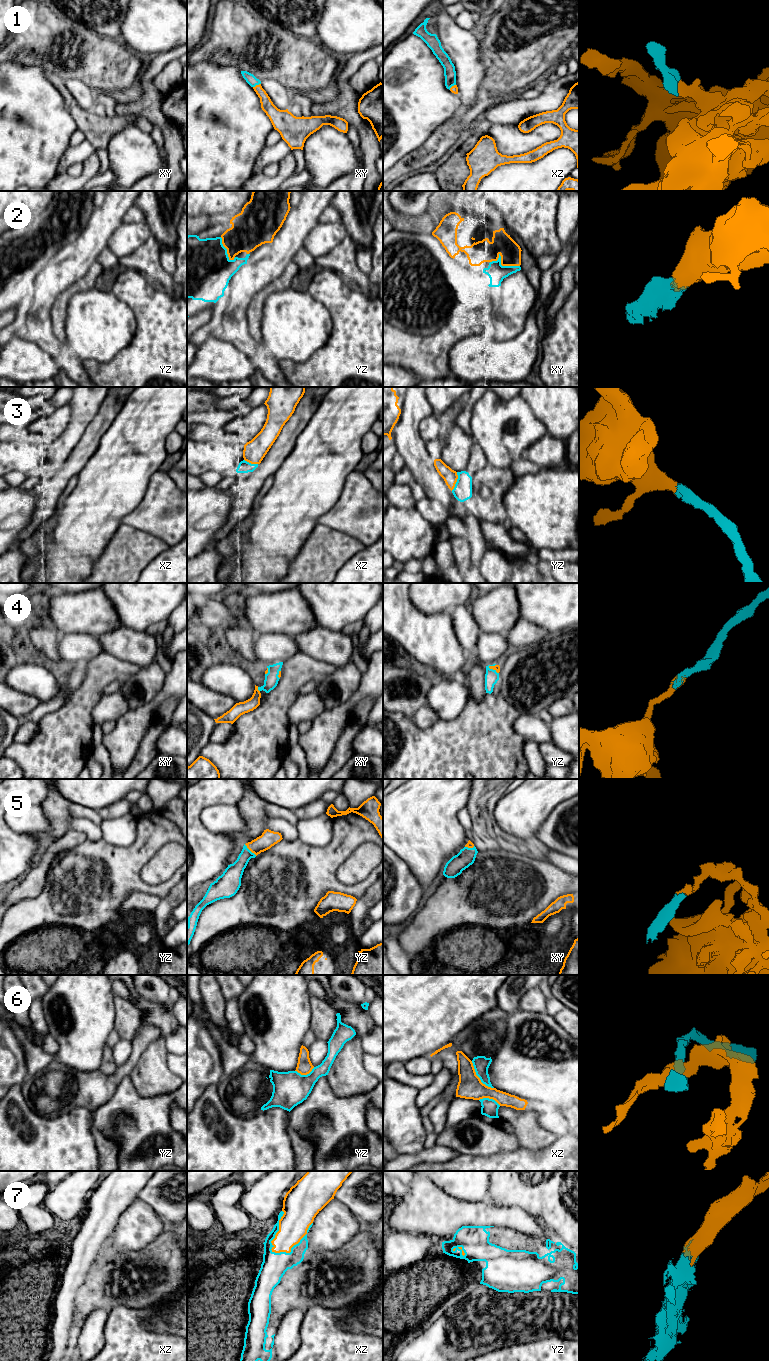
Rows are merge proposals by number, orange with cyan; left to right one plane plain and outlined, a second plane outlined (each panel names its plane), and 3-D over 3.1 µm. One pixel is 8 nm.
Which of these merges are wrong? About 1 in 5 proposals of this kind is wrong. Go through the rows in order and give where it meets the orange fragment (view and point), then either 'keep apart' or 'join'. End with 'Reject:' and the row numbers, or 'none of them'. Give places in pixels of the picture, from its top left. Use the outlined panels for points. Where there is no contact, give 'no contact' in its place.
1: xy (256, 85) | join
2: xy (502, 265) | join
3: yz (456, 481) | join
4: yz (493, 669) | join
5: yz (250, 850) | join
6: xz (478, 1077) | keep apart
7: xz (293, 1245) | join
Reject: 6

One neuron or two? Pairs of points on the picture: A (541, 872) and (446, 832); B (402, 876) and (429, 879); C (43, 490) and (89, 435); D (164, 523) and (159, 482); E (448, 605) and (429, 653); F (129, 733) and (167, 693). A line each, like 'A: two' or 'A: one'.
A: two
B: two
C: one
D: one
E: two
F: one

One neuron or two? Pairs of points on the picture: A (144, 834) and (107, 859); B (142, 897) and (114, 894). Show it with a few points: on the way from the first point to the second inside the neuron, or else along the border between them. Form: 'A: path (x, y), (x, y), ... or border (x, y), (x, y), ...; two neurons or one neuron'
A: path (139, 845), (125, 859), (118, 859); one neuron
B: border (152, 895), (132, 891), (117, 911); two neurons

